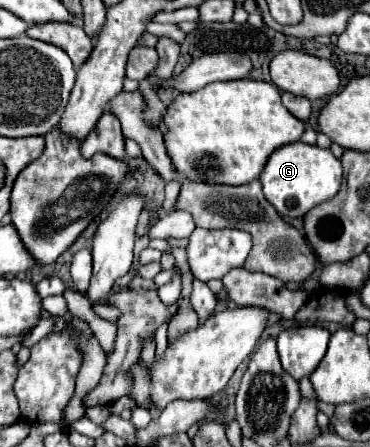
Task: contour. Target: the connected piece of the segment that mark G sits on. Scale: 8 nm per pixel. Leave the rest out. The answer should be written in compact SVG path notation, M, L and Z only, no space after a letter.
M286 144L286 148L276 148L274 156L266 162L266 168L260 176L266 200L282 216L304 216L310 208L320 202L326 202L336 196L342 184L342 166L340 160L332 154L330 148L320 148L314 144Z

